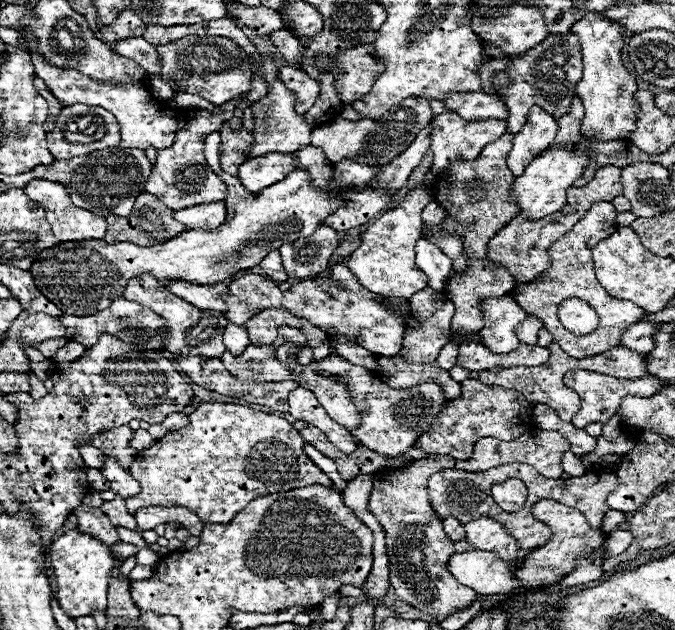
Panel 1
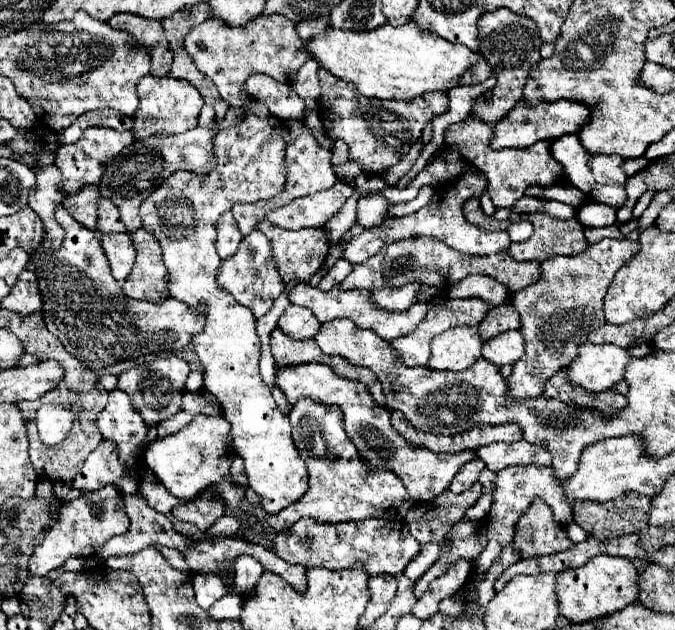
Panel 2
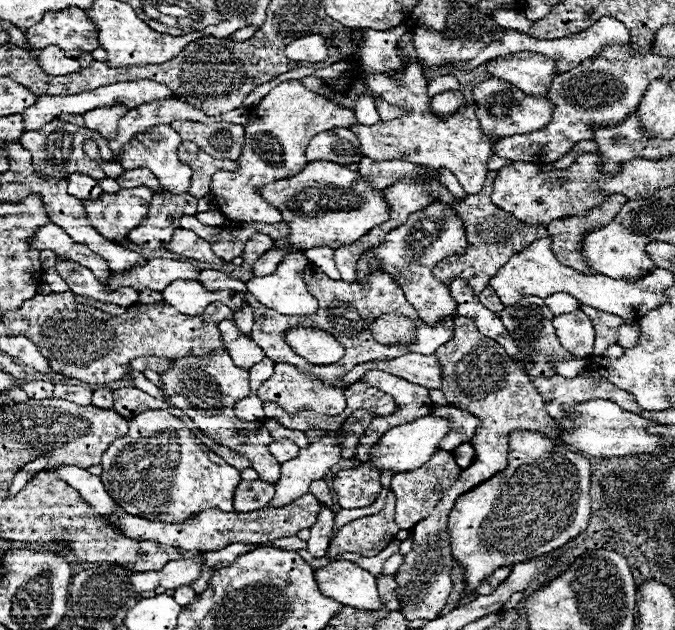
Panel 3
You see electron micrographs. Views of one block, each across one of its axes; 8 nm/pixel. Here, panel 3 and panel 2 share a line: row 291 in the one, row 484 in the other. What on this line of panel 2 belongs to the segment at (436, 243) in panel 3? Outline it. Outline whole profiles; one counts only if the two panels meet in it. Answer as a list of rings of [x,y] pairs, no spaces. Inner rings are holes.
[[[298,364],[298,366],[288,366],[288,368],[278,368],[276,370],[276,386],[286,394],[290,404],[296,404],[300,396],[338,406],[344,412],[344,428],[348,438],[354,442],[358,448],[362,464],[372,472],[378,468],[392,470],[408,490],[410,498],[416,502],[428,502],[434,500],[442,490],[446,490],[460,470],[460,466],[468,460],[474,460],[476,454],[474,450],[466,452],[456,452],[456,454],[436,454],[428,452],[428,448],[420,446],[410,446],[408,440],[404,440],[390,424],[390,412],[382,406],[378,406],[372,400],[372,394],[368,388],[360,382],[340,378],[332,372],[330,366],[326,364]]]

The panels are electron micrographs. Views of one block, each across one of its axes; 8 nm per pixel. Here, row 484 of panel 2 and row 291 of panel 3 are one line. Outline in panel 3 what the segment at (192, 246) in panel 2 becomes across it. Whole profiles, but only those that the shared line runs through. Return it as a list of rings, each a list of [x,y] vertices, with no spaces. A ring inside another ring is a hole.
[[[292,252],[286,254],[282,258],[282,262],[278,264],[274,274],[268,276],[254,276],[250,278],[250,282],[246,282],[248,292],[262,304],[268,308],[274,308],[280,314],[314,314],[316,312],[316,298],[312,298],[312,294],[308,294],[306,284],[304,284],[304,270],[308,266],[308,258],[304,256],[304,252]]]

